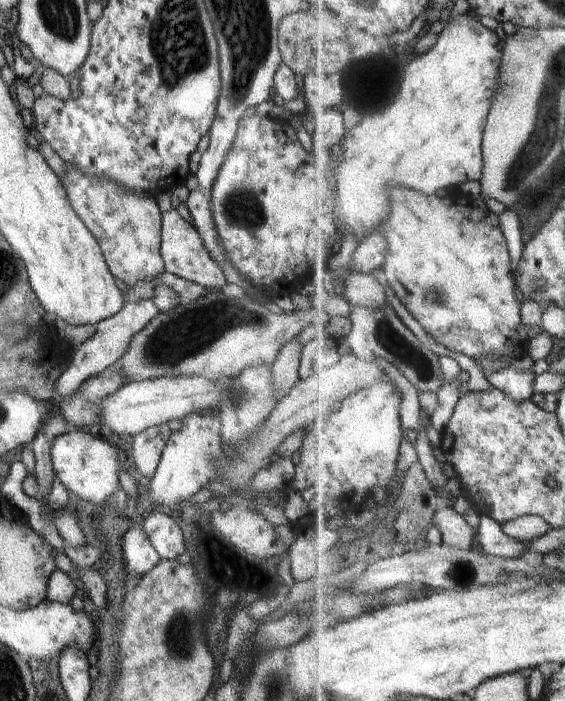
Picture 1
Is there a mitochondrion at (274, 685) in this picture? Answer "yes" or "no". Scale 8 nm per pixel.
yes

